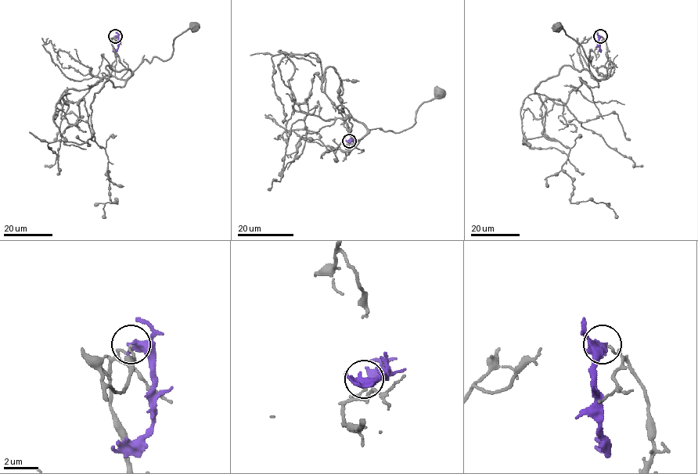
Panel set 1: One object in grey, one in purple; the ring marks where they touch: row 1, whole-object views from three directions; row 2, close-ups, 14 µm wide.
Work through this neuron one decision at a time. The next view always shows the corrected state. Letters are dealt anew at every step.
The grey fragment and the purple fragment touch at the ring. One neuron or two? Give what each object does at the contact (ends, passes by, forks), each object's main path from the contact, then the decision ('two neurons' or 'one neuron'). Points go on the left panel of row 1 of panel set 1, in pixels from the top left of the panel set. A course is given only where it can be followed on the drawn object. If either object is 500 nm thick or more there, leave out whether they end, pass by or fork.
grey ends there; purple ends there; grey runs (115, 36), (115, 77), (126, 79), (144, 59), (168, 59), (174, 40), (194, 26); purple runs (115, 36), (118, 40), (118, 47), (112, 51); two neurons

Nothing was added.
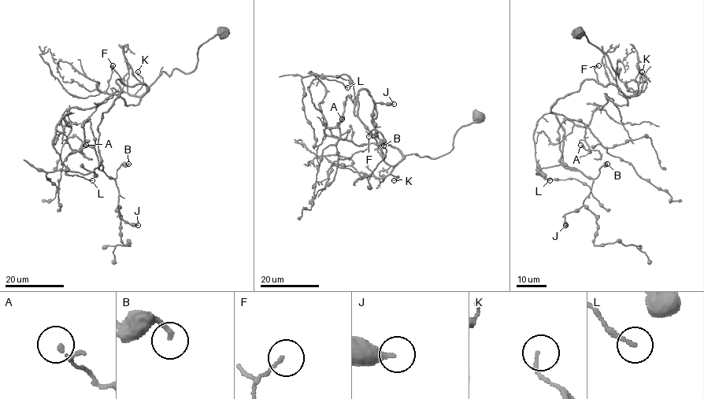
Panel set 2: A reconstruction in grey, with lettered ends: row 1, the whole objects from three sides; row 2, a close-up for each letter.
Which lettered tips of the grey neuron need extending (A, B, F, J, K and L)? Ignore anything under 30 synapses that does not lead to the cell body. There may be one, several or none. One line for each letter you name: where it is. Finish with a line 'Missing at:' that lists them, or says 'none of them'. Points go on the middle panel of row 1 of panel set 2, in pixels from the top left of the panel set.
Missing at: none of them

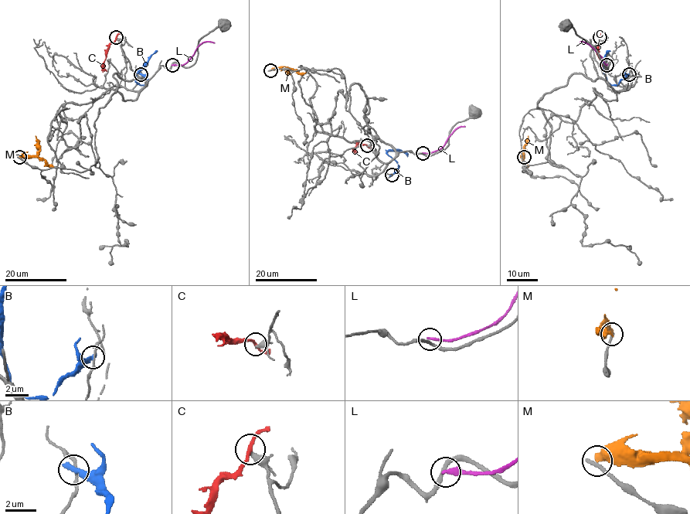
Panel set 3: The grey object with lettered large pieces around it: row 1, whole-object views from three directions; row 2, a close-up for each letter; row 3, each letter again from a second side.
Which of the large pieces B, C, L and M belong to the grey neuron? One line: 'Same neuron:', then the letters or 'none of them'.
Same neuron: none of them

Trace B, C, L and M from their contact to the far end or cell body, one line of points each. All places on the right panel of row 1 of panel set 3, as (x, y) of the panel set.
B: (629, 74), (616, 85), (606, 81), (604, 56), (610, 51)
C: (599, 37), (598, 57), (606, 71)
L: (606, 65), (586, 43), (579, 42)
M: (525, 157), (521, 157), (526, 167)

